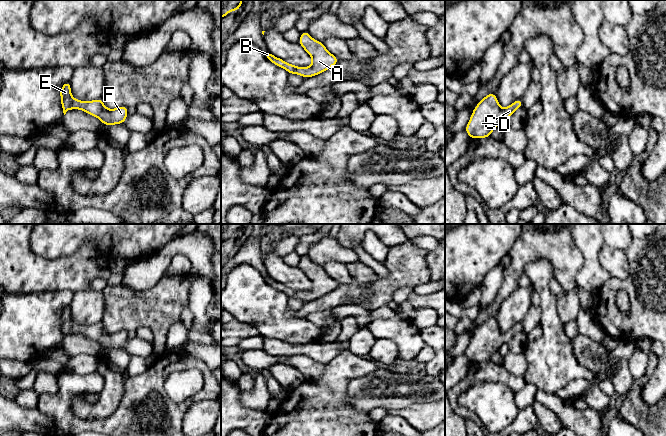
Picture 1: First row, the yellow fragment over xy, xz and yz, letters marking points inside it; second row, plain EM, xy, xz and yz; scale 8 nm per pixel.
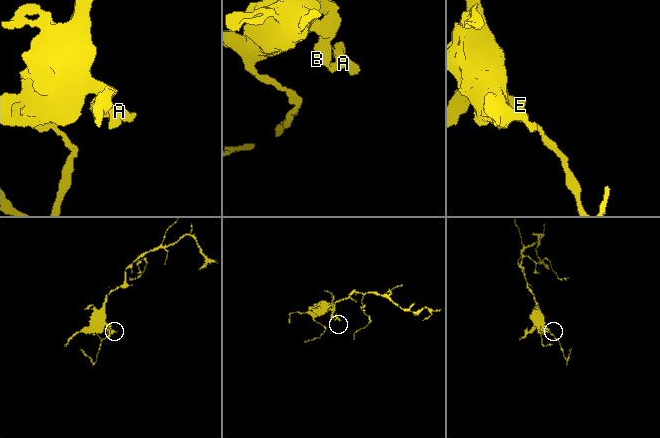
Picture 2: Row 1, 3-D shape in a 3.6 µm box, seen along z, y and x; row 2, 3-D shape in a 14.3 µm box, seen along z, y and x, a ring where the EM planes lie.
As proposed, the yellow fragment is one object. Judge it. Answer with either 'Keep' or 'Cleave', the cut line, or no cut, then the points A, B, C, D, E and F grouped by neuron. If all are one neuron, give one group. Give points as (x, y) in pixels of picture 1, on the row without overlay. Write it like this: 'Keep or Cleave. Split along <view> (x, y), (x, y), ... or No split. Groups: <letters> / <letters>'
Keep. No split. Groups: A B C D E F

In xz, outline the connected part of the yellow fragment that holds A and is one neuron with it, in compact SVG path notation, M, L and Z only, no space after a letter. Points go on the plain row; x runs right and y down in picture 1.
M308 255L301 257L298 267L303 271L303 273L311 280L312 289L310 291L298 291L292 288L287 287L281 282L277 282L269 275L264 279L267 284L285 293L289 298L297 298L303 300L304 302L309 302L316 300L334 289L339 285L337 281L331 278L324 268L318 264L313 263Z

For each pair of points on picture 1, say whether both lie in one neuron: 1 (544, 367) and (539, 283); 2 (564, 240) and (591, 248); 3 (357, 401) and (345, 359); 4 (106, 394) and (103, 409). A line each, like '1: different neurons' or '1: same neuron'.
1: same neuron
2: different neurons
3: different neurons
4: same neuron

